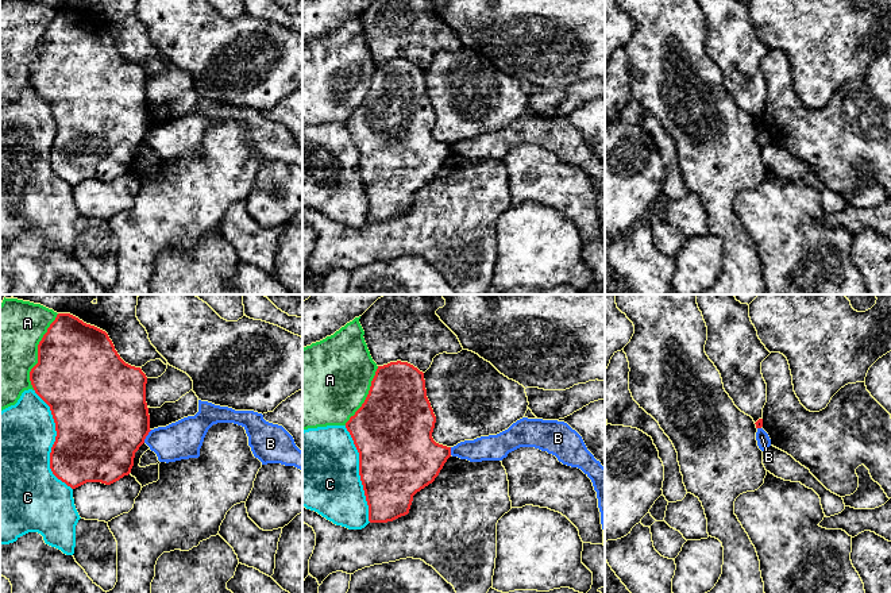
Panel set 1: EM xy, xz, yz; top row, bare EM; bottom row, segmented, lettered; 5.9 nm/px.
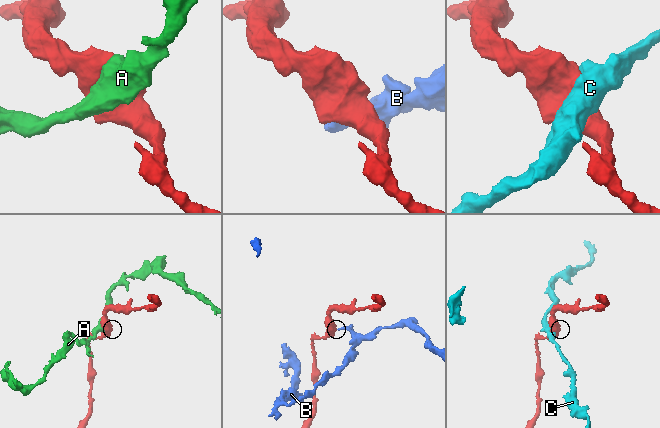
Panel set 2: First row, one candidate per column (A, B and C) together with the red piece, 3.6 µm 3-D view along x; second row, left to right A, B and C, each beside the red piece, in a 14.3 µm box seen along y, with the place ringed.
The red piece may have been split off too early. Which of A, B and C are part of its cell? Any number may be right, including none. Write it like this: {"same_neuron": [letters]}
{"same_neuron": []}

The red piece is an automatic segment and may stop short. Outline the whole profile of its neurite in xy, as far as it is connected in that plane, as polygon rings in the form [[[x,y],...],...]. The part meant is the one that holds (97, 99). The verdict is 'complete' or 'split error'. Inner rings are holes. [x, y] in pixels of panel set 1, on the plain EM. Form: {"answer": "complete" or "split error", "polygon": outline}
{"answer": "complete", "polygon": [[[58,11],[38,42],[38,61],[30,69],[35,91],[50,104],[55,120],[55,139],[50,150],[53,172],[72,186],[86,180],[111,182],[131,170],[135,150],[150,127],[146,100],[147,74],[140,65],[126,61],[108,31],[70,11]]]}

